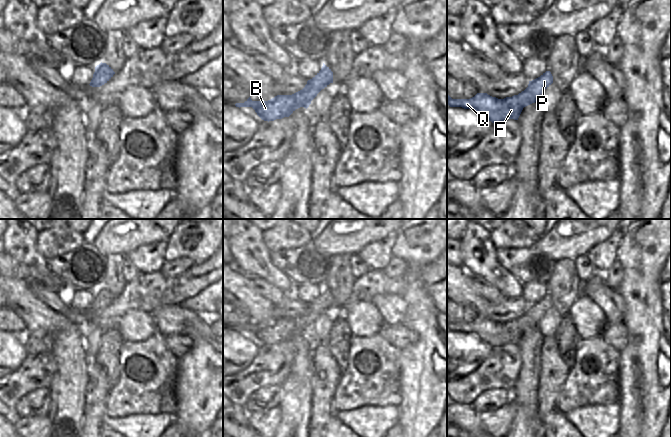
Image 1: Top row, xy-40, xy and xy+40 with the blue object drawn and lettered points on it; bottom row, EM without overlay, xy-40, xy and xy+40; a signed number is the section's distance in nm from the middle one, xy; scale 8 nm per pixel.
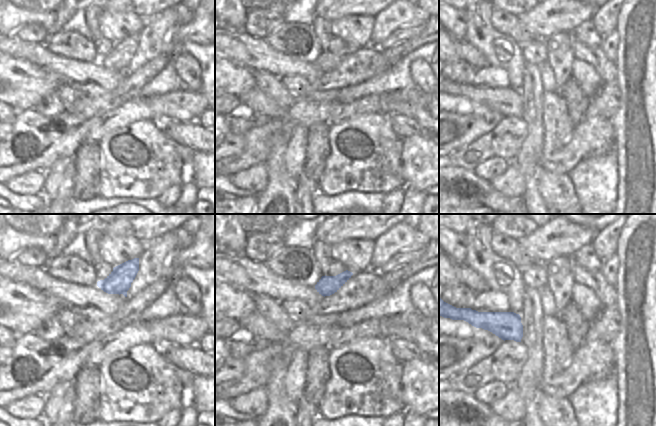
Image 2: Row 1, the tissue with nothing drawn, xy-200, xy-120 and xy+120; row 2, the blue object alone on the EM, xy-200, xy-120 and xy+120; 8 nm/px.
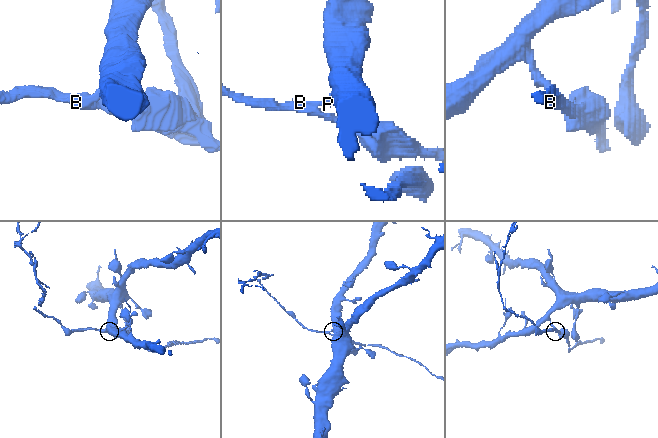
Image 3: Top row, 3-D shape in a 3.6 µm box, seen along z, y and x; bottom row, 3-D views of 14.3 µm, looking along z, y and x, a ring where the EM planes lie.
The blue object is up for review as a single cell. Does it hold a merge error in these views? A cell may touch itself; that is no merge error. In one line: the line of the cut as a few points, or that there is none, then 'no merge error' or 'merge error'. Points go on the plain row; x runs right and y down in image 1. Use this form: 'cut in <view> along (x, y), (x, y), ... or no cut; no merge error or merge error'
cut in xy+40 along (527, 311), (534, 320), (535, 325); merge error

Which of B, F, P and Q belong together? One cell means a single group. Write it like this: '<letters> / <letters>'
B F Q / P

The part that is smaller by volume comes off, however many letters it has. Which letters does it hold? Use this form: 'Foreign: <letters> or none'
Foreign: B, F, Q

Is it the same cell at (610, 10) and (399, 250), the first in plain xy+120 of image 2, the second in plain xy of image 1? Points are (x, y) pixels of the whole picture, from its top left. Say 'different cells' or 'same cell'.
different cells

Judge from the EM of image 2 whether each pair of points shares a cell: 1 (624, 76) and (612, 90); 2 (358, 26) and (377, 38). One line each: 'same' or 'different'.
1: different
2: different

